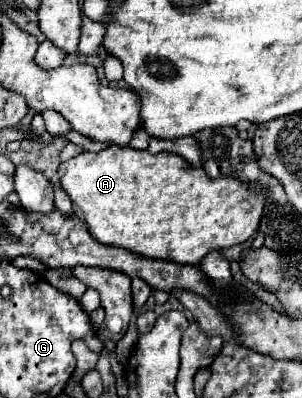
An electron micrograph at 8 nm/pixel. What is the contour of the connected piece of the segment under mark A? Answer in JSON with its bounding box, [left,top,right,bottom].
[59,145,267,265]

